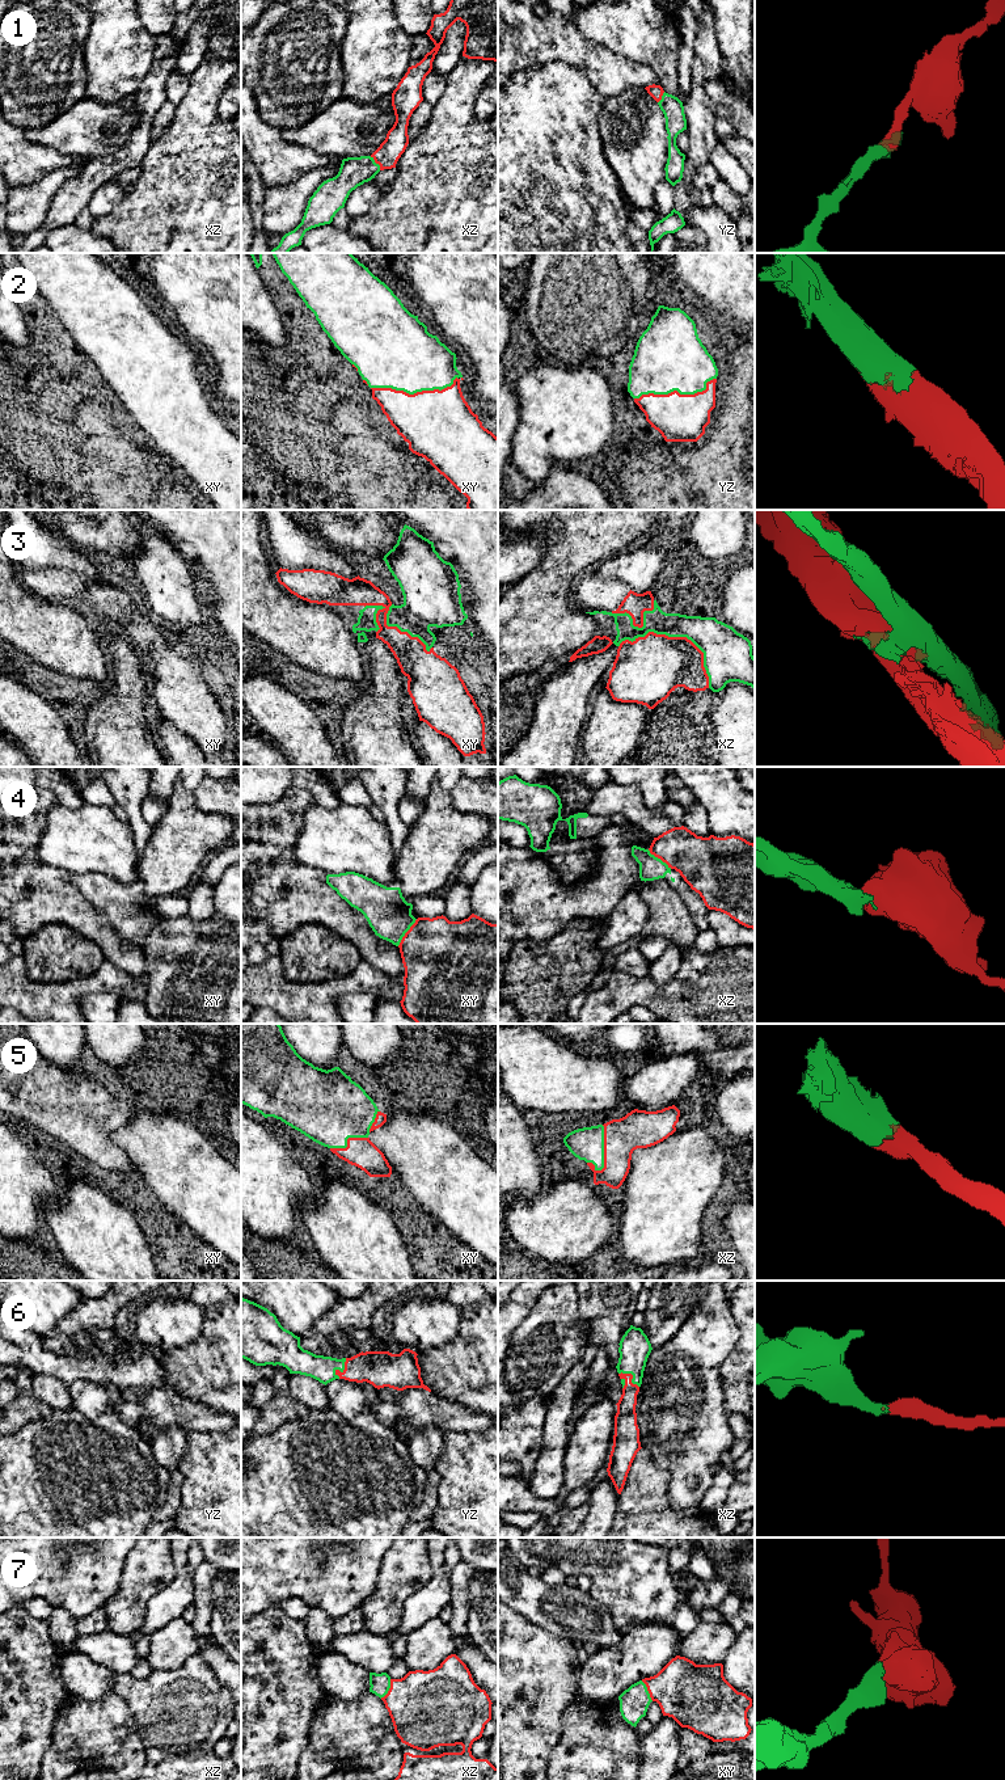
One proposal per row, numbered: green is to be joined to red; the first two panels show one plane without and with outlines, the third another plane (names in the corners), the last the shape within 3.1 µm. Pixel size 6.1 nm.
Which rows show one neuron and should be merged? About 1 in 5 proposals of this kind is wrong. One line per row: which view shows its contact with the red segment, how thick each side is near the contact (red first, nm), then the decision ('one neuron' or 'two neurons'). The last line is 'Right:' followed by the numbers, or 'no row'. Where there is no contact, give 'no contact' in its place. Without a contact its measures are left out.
1: xz | 150/180 nm | one neuron
2: xy | 440/420 nm | one neuron
3: xz | 380/240 nm | two neurons
4: xy | 460/280 nm | two neurons
5: xz | 240/200 nm | one neuron
6: yz | 220/160 nm | one neuron
7: xz | 440/130 nm | one neuron
Right: 1, 2, 5, 6, 7

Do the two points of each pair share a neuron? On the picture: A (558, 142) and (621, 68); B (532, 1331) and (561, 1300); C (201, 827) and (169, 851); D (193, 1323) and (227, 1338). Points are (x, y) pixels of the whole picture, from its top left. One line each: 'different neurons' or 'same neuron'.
A: different neurons
B: same neuron
C: same neuron
D: different neurons

